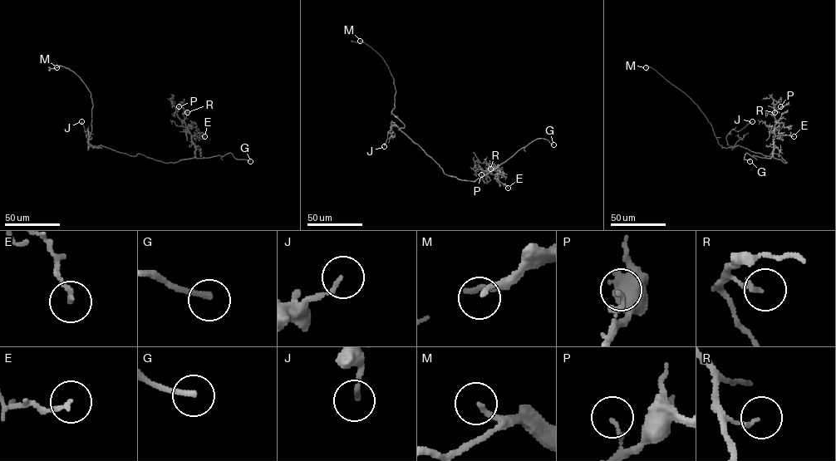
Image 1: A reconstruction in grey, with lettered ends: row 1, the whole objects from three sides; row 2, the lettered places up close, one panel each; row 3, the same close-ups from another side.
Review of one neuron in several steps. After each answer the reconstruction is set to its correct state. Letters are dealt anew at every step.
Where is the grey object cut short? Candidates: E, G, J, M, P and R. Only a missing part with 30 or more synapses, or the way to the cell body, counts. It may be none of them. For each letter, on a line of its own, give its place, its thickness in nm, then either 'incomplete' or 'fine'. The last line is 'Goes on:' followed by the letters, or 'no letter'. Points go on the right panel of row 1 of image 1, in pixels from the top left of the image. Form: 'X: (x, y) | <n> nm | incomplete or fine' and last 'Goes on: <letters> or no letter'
E: (794, 136) | 150 nm | fine
G: (749, 161) | 190 nm | incomplete
J: (752, 121) | 120 nm | fine
M: (646, 67) | 160 nm | incomplete
P: (780, 106) | 130 nm | fine
R: (774, 112) | 130 nm | fine
Goes on: G, M

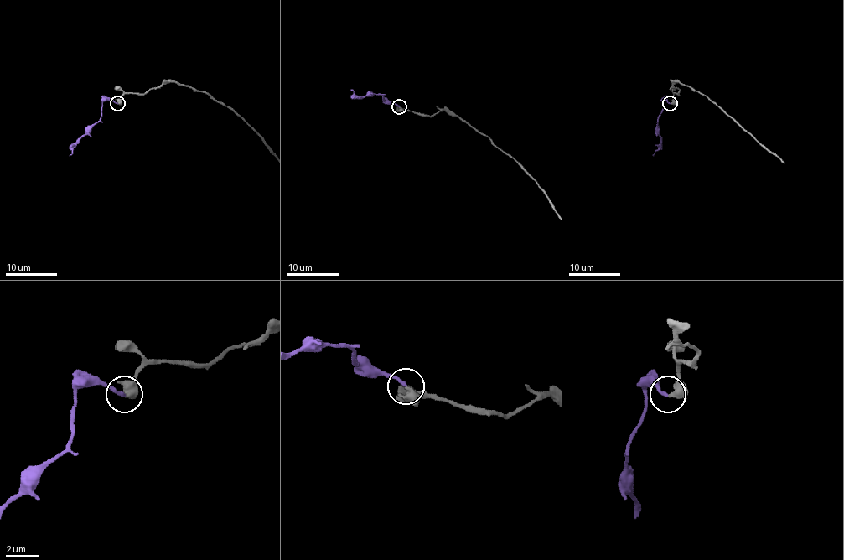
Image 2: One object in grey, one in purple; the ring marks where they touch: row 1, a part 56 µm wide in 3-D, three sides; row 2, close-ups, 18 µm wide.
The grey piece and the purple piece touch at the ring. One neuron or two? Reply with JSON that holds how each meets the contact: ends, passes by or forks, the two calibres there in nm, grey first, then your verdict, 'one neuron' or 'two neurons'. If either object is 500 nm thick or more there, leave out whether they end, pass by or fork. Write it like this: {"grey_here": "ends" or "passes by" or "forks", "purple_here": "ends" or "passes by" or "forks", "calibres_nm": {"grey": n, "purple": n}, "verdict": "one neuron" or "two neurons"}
{"grey_here": "forks", "purple_here": "ends", "calibres_nm": {"grey": 280, "purple": 190}, "verdict": "one neuron"}

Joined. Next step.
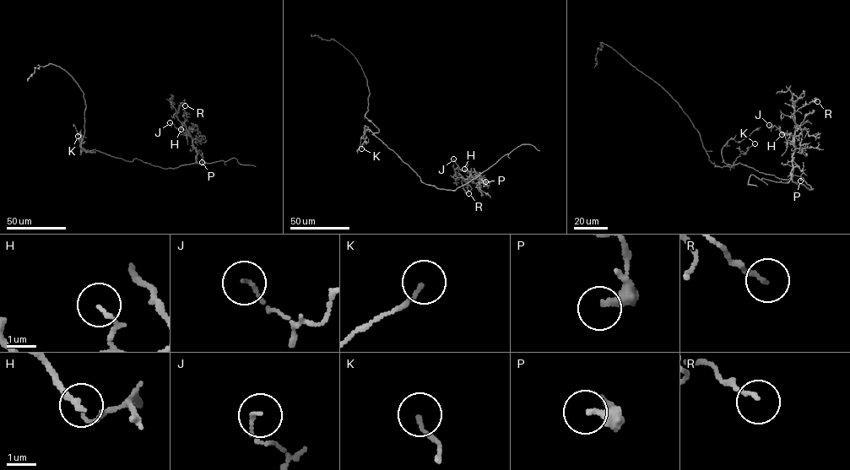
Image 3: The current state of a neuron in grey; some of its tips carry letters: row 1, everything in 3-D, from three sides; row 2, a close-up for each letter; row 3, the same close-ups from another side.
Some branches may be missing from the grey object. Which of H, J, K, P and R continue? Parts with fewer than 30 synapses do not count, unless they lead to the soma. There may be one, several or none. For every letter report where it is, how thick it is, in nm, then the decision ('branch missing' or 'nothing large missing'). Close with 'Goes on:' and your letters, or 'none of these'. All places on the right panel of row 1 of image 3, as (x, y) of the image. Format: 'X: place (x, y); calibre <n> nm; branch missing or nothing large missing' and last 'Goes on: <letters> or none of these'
H: place (782, 134); calibre 110 nm; nothing large missing
J: place (769, 125); calibre 110 nm; nothing large missing
K: place (755, 143); calibre 130 nm; nothing large missing
P: place (800, 180); calibre 320 nm; nothing large missing
R: place (817, 101); calibre 120 nm; nothing large missing
Goes on: none of these

